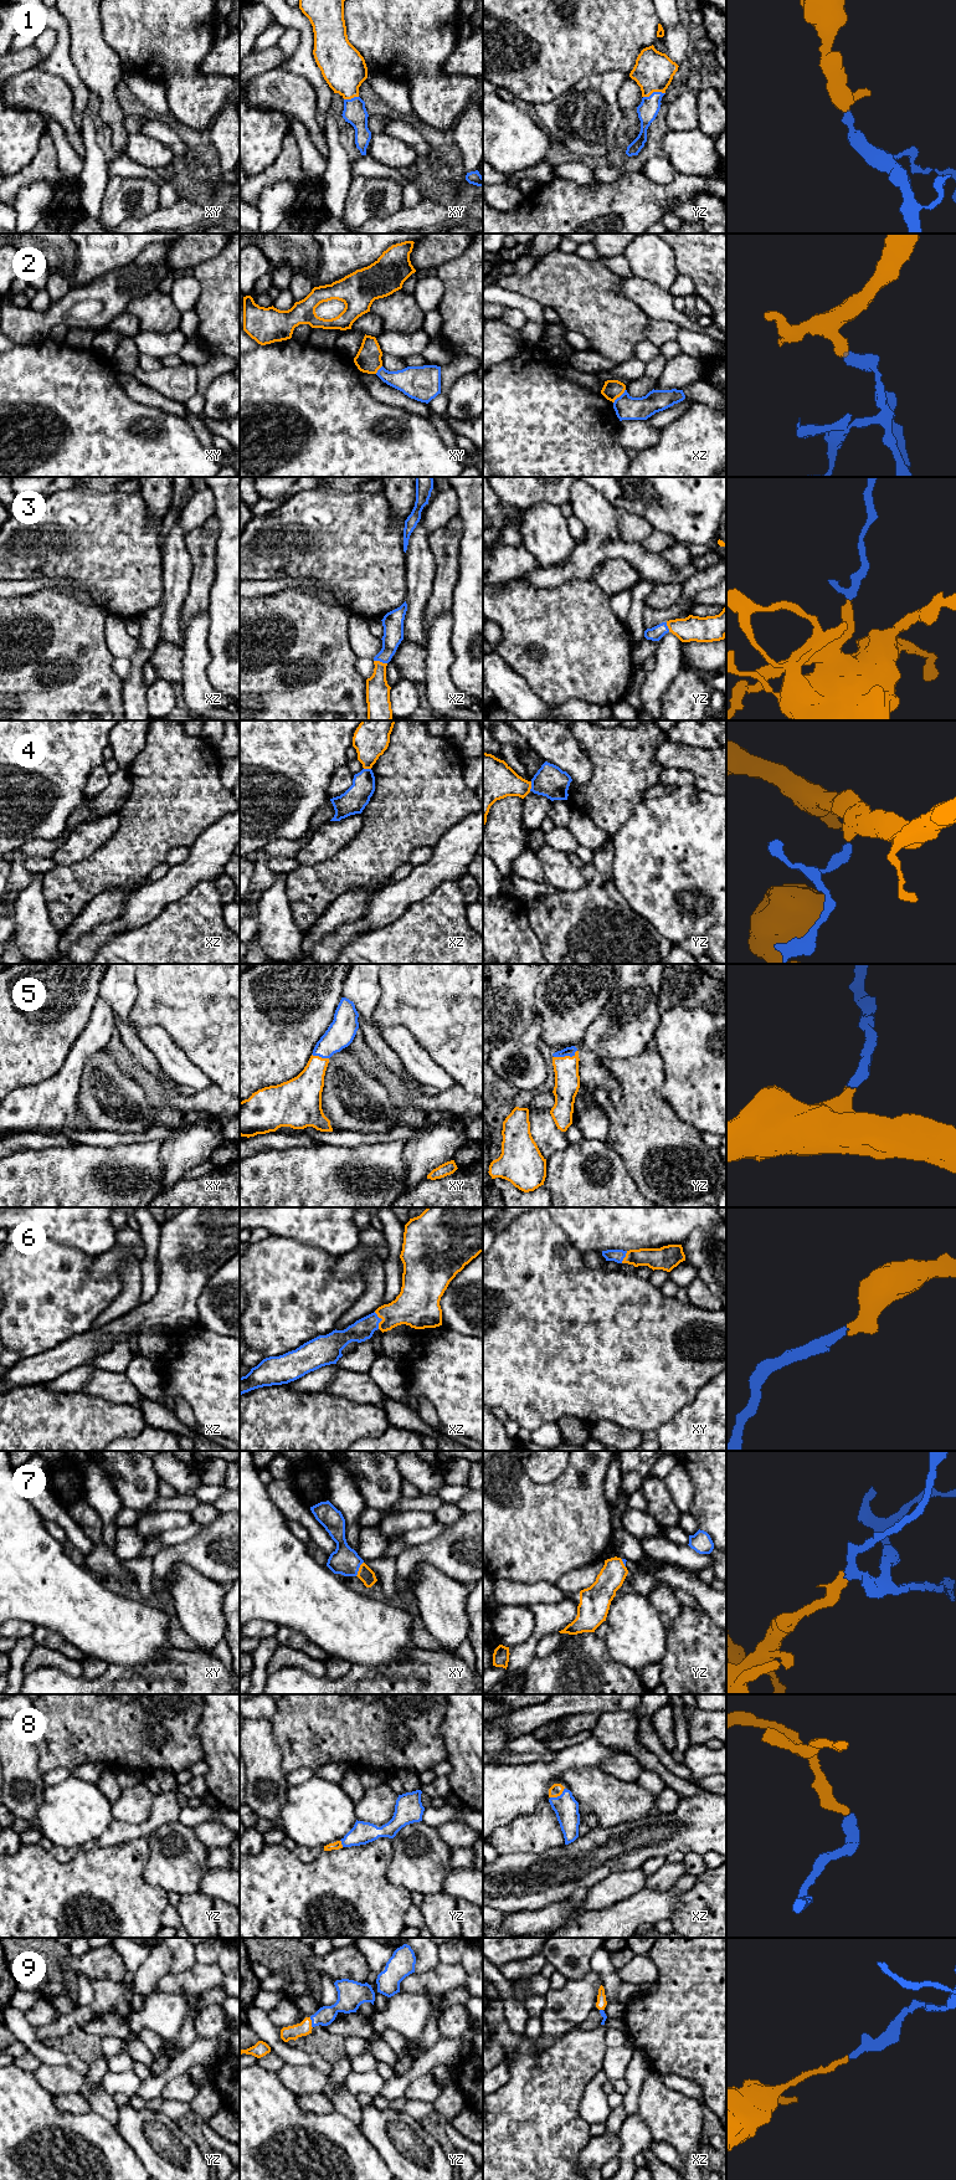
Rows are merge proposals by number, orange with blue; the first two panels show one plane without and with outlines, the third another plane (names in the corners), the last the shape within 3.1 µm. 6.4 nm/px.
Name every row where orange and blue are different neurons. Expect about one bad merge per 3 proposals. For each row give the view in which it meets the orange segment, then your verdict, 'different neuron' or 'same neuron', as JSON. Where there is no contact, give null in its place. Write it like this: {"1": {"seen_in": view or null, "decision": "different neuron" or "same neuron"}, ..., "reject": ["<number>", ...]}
{"1": {"seen_in": "yz", "decision": "same neuron"}, "2": {"seen_in": "xz", "decision": "different neuron"}, "3": {"seen_in": "xz", "decision": "same neuron"}, "4": {"seen_in": "yz", "decision": "different neuron"}, "5": {"seen_in": "yz", "decision": "same neuron"}, "6": {"seen_in": "xz", "decision": "same neuron"}, "7": {"seen_in": "xy", "decision": "same neuron"}, "8": {"seen_in": "xz", "decision": "same neuron"}, "9": {"seen_in": "yz", "decision": "same neuron"}, "reject": ["2", "4"]}

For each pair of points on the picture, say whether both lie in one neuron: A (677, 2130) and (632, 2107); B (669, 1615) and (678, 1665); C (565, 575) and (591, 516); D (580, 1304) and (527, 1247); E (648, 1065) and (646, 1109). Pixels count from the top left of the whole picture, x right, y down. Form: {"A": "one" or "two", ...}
{"A": "two", "B": "two", "C": "one", "D": "one", "E": "one"}

